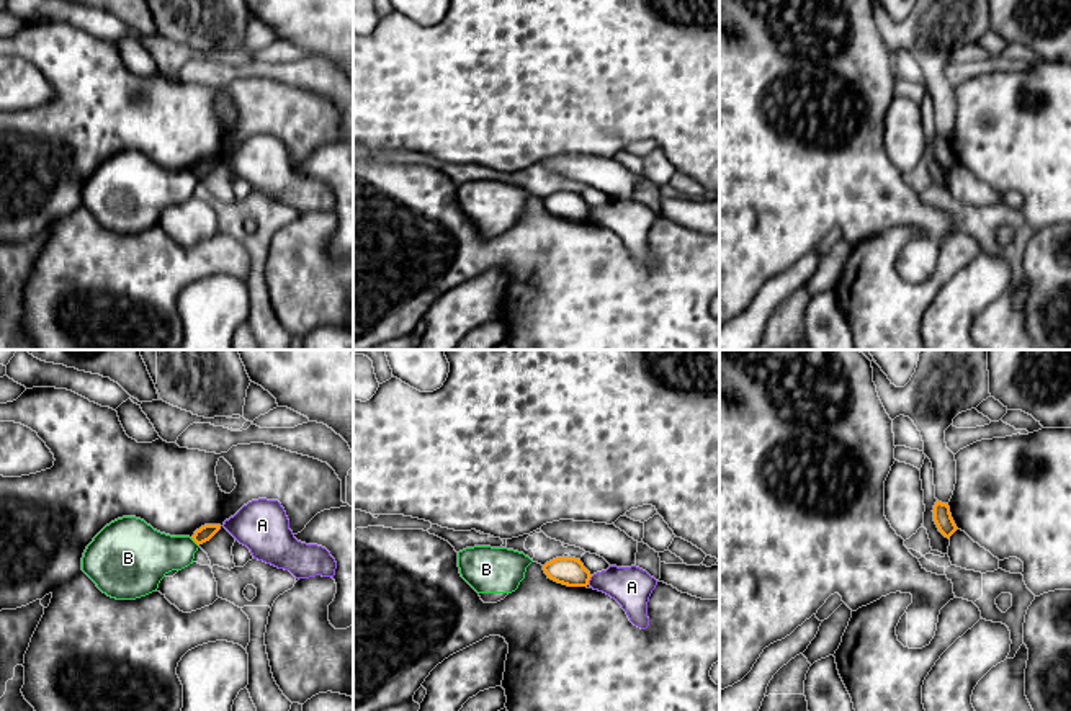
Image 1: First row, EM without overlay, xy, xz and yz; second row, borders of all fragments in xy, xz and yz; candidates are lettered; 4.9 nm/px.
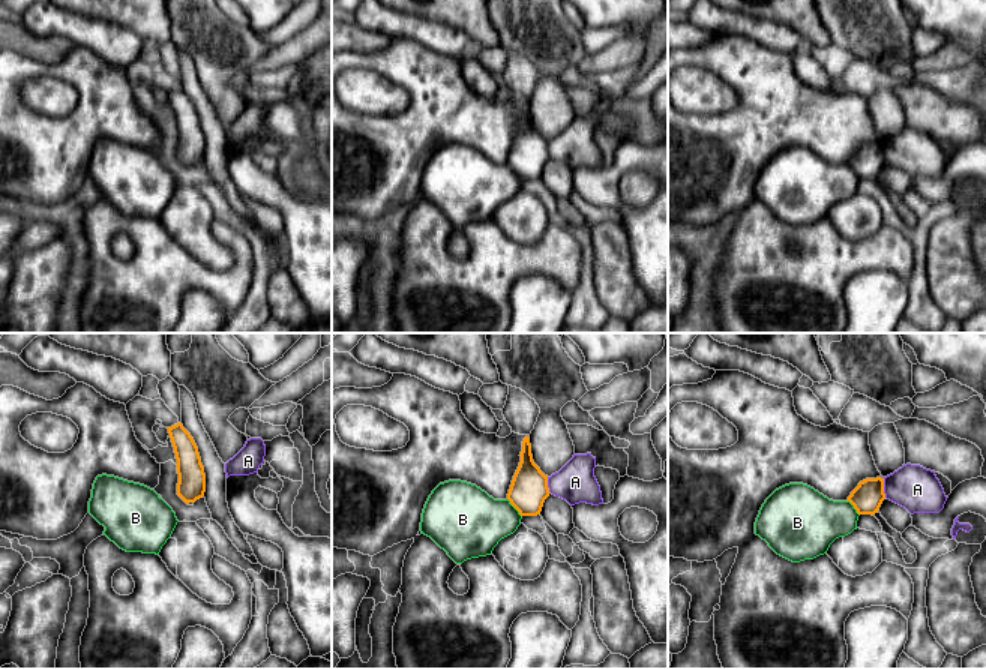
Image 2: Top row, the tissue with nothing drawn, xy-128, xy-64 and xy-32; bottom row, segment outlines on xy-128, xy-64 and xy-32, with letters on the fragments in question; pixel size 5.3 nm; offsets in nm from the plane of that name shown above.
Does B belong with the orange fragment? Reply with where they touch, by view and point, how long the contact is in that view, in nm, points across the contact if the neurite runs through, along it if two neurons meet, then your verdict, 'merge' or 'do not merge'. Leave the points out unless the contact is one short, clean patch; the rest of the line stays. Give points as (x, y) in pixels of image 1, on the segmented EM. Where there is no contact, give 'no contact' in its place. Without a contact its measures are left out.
xy (193, 540) | 70 nm | do not merge

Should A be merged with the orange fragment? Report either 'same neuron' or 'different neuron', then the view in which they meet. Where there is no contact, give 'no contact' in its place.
different neuron; meets orange in xz

